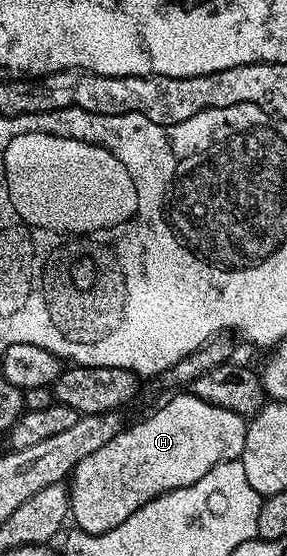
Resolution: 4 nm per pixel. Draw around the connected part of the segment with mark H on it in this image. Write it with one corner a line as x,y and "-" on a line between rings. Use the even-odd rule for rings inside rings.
176,394
168,400
153,416
148,416
145,420
140,420
137,424
125,427
114,438
110,438
110,442
106,446
102,446
102,450
94,450
94,454
90,454
86,458
82,458
82,462
78,462
72,470
70,477
70,493
71,493
71,511
70,516
74,521
75,527
82,532
89,532
97,536
103,532
114,530
114,526
118,526
122,522
126,522
126,518
130,518
130,514
134,514
134,510
138,510
146,502
150,502
154,498
158,498
162,494
166,494
170,490
178,490
182,486
190,486
194,482
198,482
198,478
202,478
202,474
206,474
214,466
218,466
227,460
239,460
242,454
242,446
246,446
246,430
248,429
245,417
232,413
230,410
223,409
219,406
210,405
201,398
191,394

